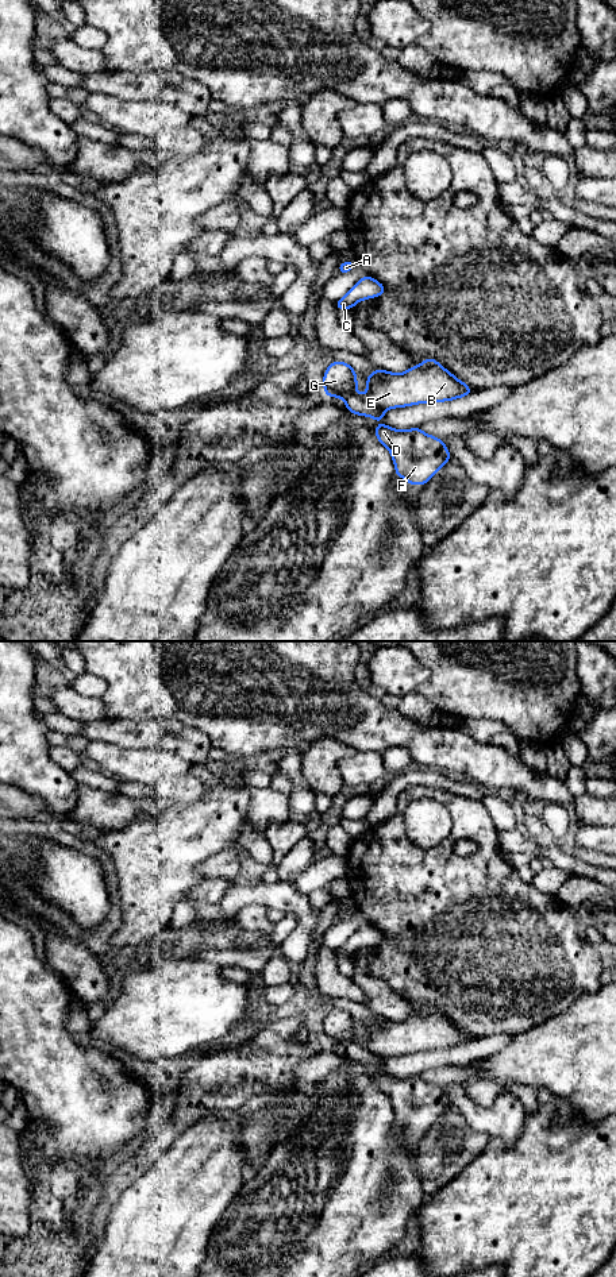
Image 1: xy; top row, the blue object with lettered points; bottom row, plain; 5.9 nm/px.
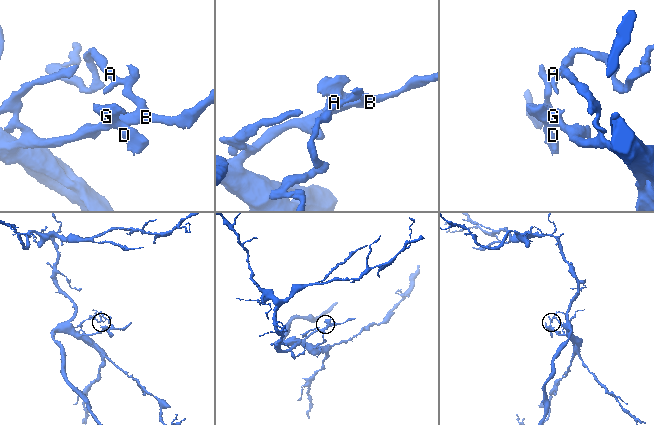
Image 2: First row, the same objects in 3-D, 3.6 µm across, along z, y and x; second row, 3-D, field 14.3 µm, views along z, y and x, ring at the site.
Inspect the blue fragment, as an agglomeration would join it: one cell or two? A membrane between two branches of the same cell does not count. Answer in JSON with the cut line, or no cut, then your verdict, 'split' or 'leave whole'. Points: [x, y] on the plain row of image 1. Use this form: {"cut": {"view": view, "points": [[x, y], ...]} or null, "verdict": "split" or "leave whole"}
{"cut": {"view": "xy", "points": [[360, 1044], [370, 1052], [385, 1057]]}, "verdict": "split"}

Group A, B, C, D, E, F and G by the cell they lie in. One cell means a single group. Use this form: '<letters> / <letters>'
A B C E G / D F

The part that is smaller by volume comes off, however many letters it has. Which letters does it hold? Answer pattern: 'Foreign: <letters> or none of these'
Foreign: D, F

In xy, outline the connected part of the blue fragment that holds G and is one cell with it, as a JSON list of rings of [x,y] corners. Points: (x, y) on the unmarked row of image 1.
[[[331,1010],[324,1019],[323,1034],[328,1045],[357,1042],[357,1022],[346,1010]]]

